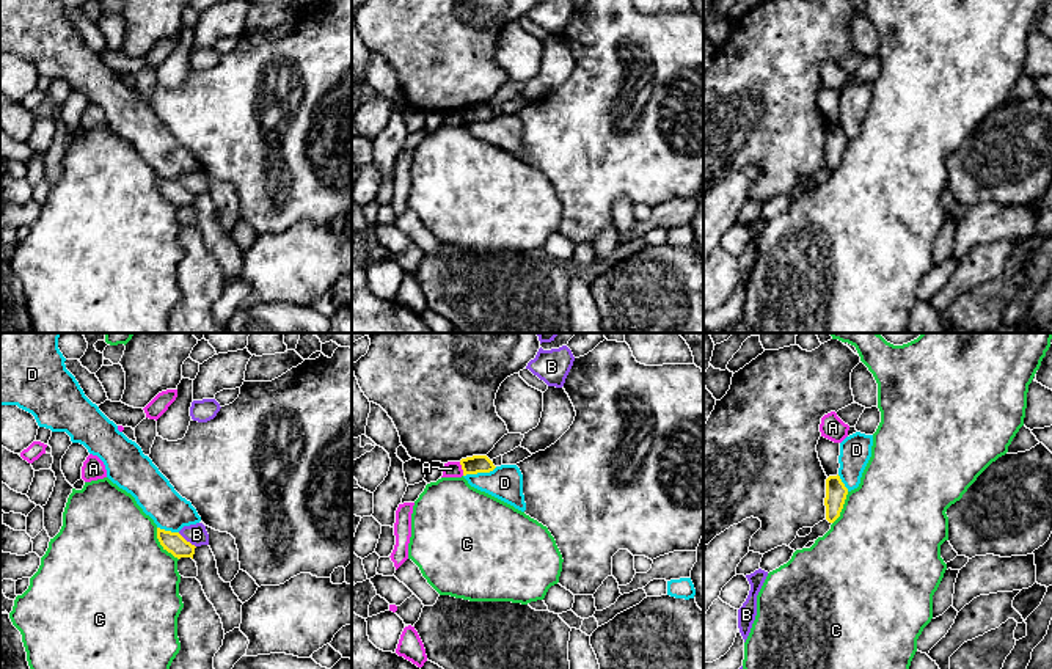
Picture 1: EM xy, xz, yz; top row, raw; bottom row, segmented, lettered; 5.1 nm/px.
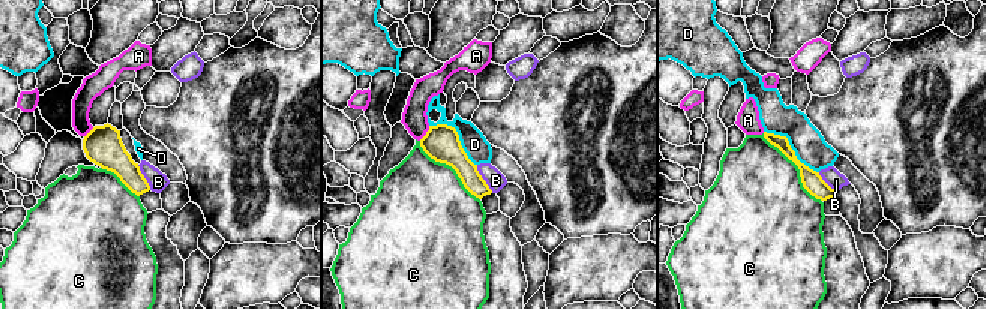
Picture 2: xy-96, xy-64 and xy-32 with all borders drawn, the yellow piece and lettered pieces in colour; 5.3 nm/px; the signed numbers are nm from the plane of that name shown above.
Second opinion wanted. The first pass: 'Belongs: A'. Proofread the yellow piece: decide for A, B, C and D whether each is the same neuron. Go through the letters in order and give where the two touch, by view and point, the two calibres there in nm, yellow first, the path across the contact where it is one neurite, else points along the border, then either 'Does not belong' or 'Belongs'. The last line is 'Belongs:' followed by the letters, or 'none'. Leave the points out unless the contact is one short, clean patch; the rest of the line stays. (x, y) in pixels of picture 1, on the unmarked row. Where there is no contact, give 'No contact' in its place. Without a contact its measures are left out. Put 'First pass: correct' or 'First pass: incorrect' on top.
First pass: incorrect
A: Touches yellow at xz (462, 116). Thickness 100 nm (yellow) against 80 nm. Boundary: xz (459, 110), (463, 123). Does not belong
B: Touches yellow at xy (186, 189). Thickness 110 nm (yellow) against 110 nm. Does not belong
C: Touches yellow at xy (162, 193). Thickness 110 nm (yellow) against 500 nm. Does not belong
D: Touches yellow at xz (479, 120). Thickness 100 nm (yellow) against 180 nm. Does not belong
Belongs: none

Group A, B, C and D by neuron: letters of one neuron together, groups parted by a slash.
A / B / C / D

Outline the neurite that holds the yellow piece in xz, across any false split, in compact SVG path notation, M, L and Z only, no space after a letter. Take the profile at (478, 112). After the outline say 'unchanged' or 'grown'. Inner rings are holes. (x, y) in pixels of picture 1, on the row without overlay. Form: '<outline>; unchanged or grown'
M473 104L460 108L463 124L477 122L477 121L490 121L496 115L487 104Z; unchanged

